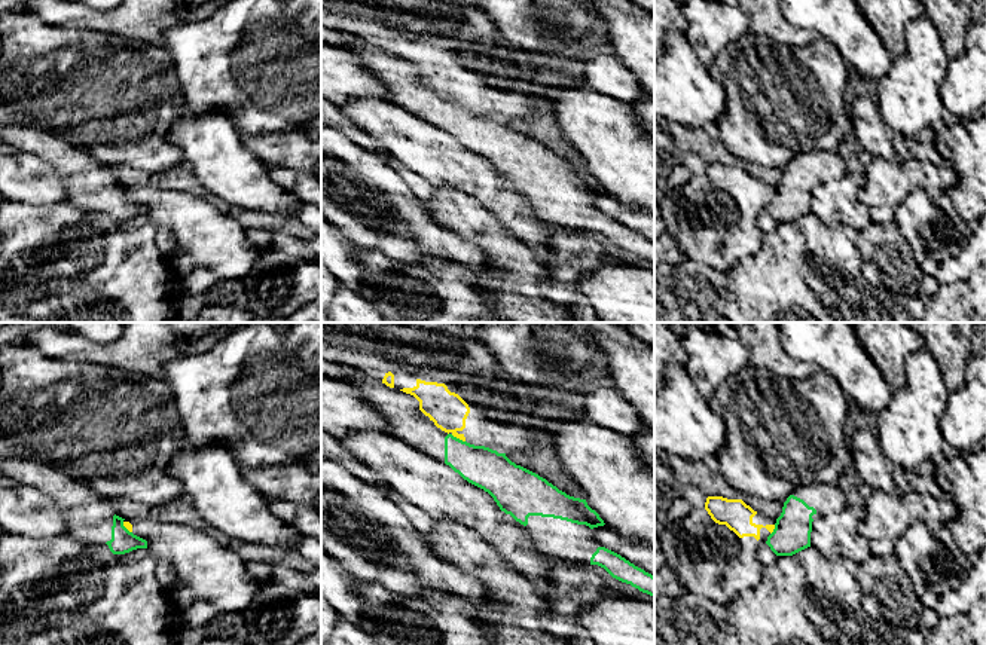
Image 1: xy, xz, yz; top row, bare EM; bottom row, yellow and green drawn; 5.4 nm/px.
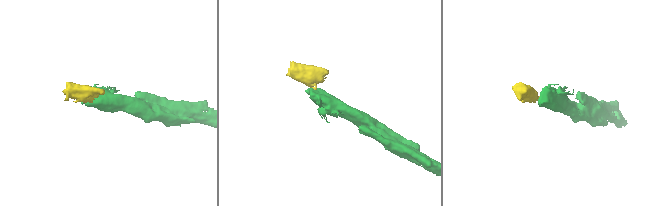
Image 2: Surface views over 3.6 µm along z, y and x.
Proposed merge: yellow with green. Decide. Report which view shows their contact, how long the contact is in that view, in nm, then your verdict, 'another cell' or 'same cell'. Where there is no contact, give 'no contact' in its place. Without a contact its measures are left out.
xz | 90 nm | another cell

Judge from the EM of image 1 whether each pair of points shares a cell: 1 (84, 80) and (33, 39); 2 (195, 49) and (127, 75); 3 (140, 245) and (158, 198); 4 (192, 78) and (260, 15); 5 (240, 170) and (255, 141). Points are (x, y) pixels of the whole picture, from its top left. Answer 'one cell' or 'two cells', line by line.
1: one cell
2: two cells
3: two cells
4: one cell
5: two cells

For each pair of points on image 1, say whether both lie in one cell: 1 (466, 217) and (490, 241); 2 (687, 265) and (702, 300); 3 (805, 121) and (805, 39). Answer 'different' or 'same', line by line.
1: same
2: same
3: different

